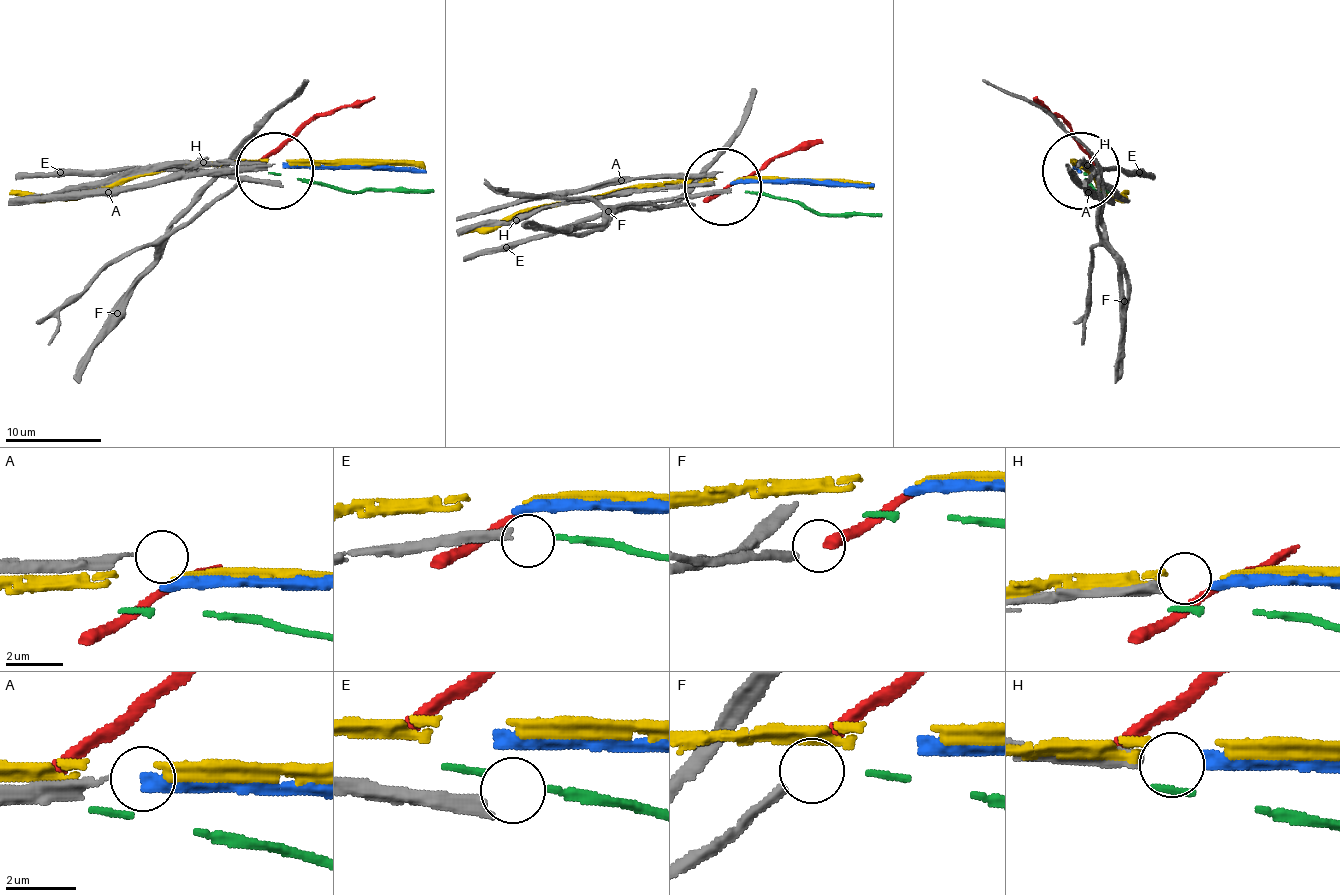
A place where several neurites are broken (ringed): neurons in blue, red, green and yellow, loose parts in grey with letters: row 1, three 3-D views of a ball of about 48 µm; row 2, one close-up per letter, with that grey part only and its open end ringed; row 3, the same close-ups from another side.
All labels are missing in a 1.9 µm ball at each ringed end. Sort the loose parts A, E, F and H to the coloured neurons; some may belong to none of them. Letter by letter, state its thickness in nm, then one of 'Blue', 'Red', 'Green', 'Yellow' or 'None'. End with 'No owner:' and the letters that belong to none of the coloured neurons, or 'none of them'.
A: Thickness 190 nm. None
E: Thickness 480 nm. None
F: Thickness 300 nm. Red
H: Thickness 400 nm. Blue
No owner: A, E

